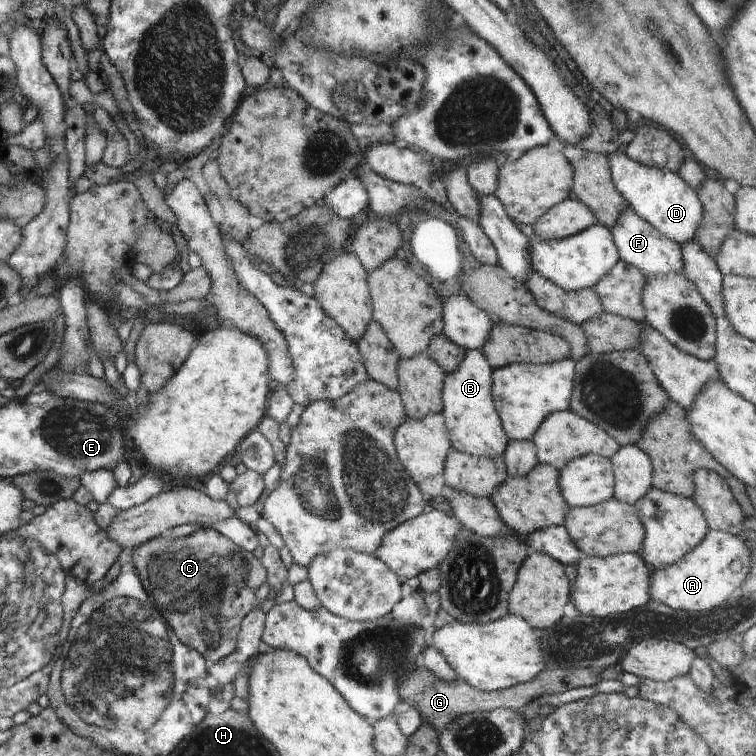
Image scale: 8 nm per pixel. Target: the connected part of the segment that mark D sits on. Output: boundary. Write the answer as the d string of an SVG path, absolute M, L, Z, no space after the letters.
M623 148L609 154L608 158L616 191L635 214L678 245L686 245L694 239L703 220L703 207L696 190L690 188L678 173L634 162L624 154Z

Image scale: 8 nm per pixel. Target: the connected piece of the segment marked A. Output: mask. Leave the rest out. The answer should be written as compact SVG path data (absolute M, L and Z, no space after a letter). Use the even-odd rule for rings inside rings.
M709 530L703 542L677 564L652 570L651 598L676 611L709 612L724 605L746 581L751 568L751 553L742 537L720 530Z

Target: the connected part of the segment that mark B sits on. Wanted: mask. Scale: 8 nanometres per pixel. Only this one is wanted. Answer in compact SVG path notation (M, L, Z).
M468 351L443 385L443 418L454 450L477 457L496 459L505 454L510 440L493 404L493 369L480 351Z

